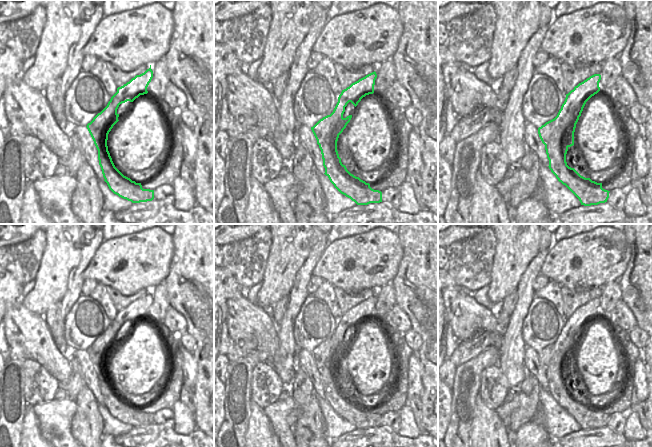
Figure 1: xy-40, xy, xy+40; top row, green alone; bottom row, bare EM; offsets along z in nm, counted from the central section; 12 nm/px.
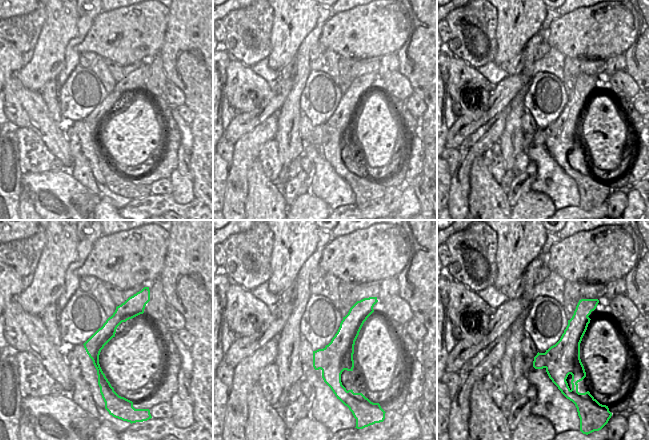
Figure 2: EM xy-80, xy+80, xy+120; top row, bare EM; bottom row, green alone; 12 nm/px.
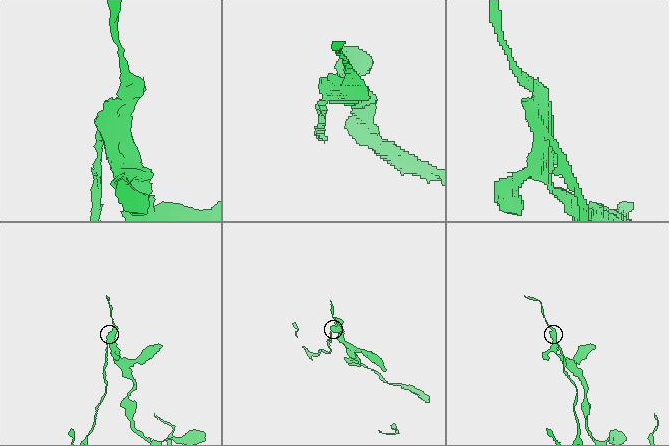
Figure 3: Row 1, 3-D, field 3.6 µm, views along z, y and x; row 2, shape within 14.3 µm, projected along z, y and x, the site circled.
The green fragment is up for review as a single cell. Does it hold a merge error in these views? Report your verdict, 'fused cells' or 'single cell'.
fused cells

